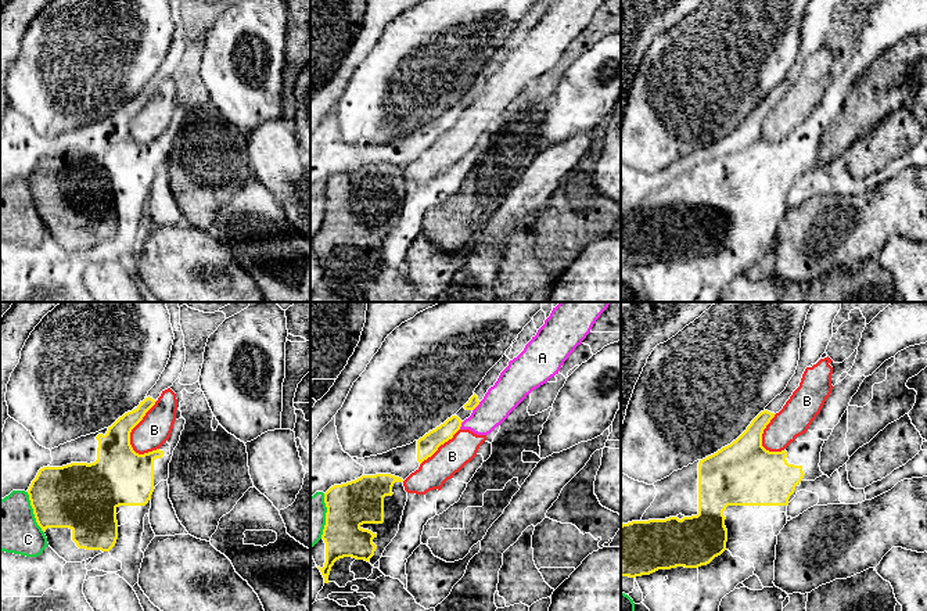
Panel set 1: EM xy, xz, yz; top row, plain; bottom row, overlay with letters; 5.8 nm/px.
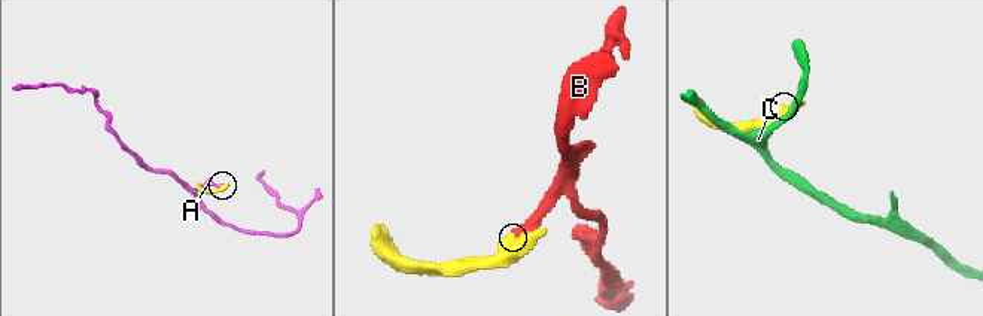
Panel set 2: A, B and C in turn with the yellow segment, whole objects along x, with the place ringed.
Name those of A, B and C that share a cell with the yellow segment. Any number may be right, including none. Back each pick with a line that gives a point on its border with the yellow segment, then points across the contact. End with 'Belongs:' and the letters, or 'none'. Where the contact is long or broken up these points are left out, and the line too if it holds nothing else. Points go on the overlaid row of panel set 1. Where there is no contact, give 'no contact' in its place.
Belongs: none

